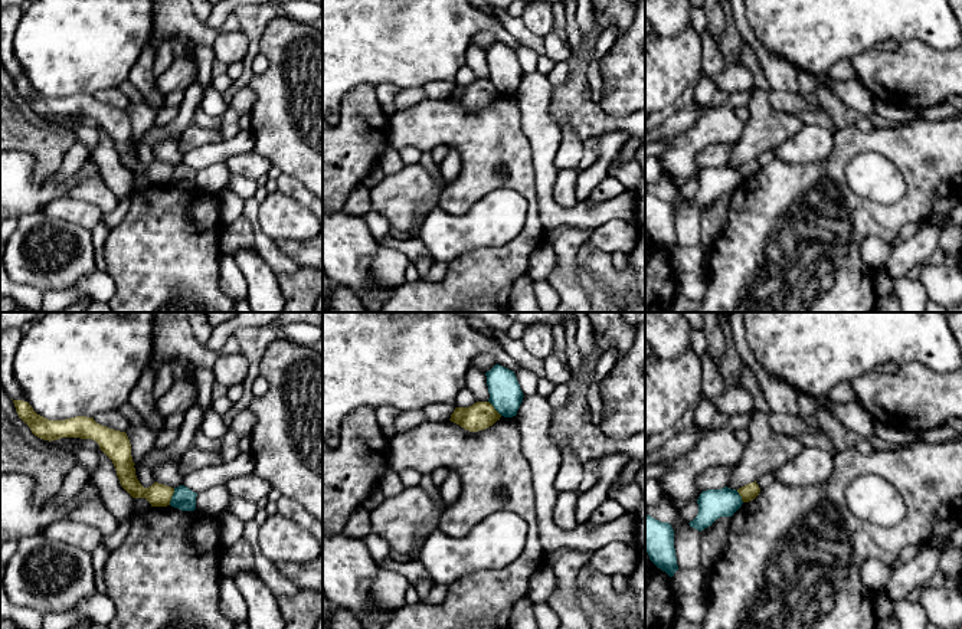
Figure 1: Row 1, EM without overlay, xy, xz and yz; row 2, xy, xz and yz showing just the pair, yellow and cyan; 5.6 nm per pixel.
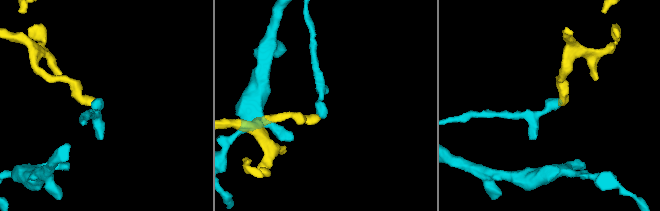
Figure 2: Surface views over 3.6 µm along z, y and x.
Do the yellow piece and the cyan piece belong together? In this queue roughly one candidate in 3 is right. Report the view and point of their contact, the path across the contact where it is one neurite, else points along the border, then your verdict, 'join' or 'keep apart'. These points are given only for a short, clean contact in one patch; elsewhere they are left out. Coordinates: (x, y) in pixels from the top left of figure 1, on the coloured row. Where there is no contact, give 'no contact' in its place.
meets yellow in xy at (170, 497); border along xy (174, 488), (169, 504); keep apart

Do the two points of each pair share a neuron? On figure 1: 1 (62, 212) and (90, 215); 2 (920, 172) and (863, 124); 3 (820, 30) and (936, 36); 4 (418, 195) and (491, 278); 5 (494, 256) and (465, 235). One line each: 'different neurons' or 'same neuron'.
1: same neuron
2: different neurons
3: same neuron
4: different neurons
5: different neurons

